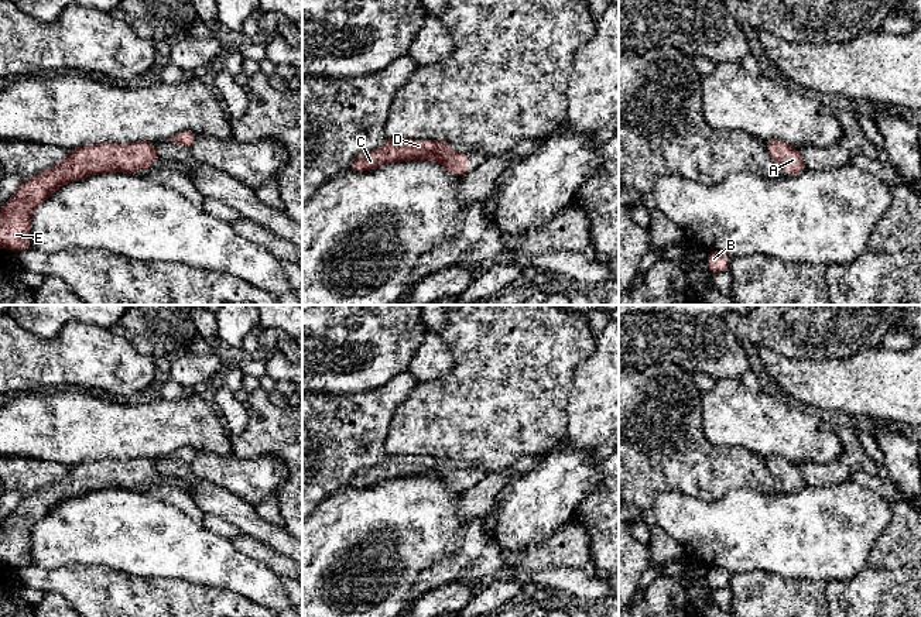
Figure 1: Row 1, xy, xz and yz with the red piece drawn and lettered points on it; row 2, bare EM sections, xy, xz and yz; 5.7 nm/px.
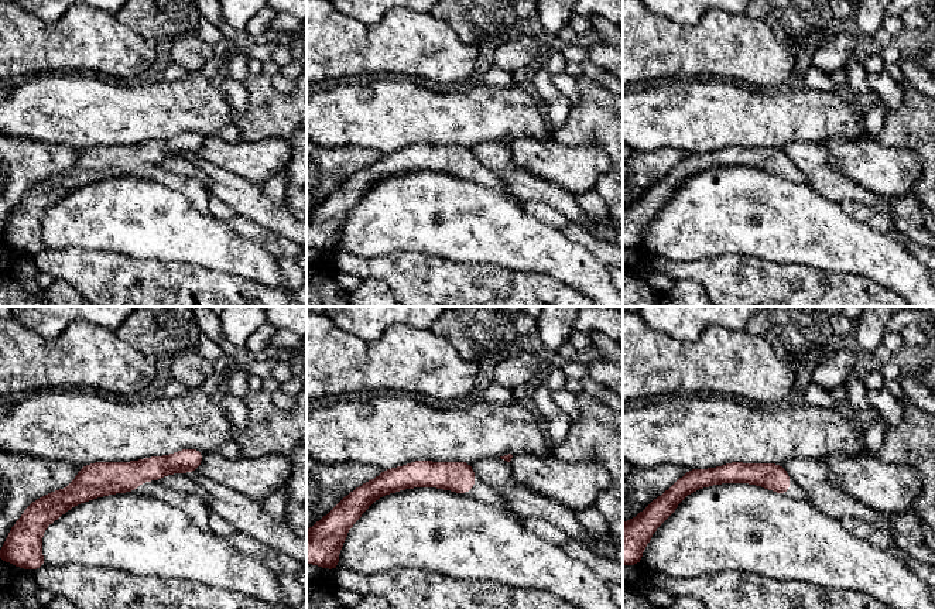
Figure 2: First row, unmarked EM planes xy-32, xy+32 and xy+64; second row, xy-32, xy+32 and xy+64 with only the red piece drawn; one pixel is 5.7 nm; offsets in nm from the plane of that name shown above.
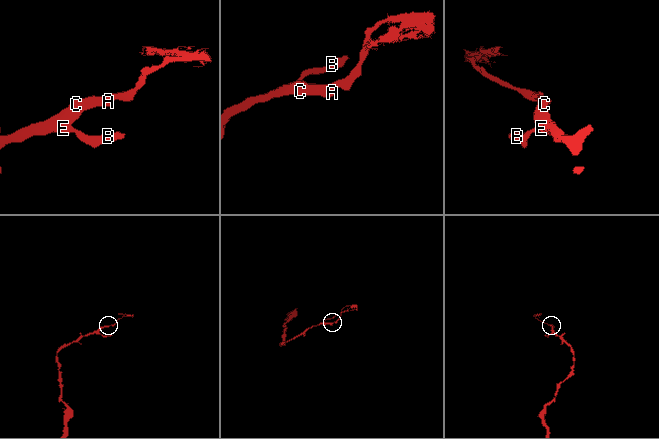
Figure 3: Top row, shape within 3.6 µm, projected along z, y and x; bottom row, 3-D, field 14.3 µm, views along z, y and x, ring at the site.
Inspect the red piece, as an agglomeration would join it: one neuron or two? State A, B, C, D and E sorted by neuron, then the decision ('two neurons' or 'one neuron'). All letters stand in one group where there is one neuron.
groups A B C D E; one neuron

